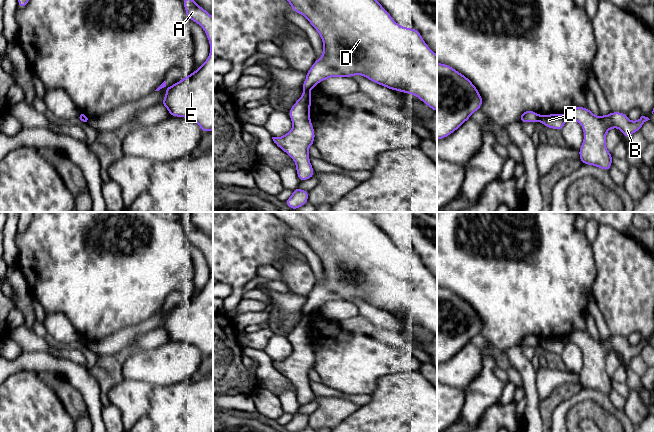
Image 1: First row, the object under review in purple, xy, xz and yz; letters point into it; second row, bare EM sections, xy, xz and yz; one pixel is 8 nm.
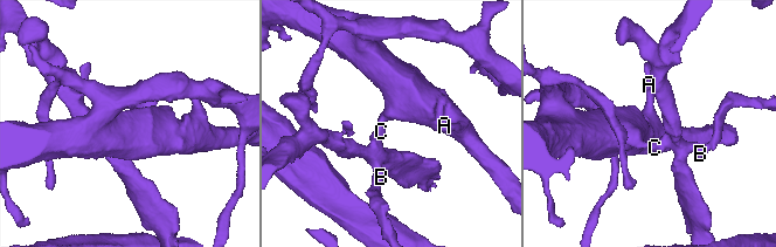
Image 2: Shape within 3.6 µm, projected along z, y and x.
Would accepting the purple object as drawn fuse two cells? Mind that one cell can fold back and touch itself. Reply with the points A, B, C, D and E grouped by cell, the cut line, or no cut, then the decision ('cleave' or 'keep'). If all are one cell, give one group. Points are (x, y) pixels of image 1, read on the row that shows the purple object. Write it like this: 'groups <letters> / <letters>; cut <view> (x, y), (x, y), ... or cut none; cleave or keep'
groups A D E / B C; cut xz (304, 90), (309, 91); cleave

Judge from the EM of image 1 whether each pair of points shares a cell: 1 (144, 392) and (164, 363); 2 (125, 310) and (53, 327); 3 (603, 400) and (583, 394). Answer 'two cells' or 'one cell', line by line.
1: two cells
2: two cells
3: one cell

